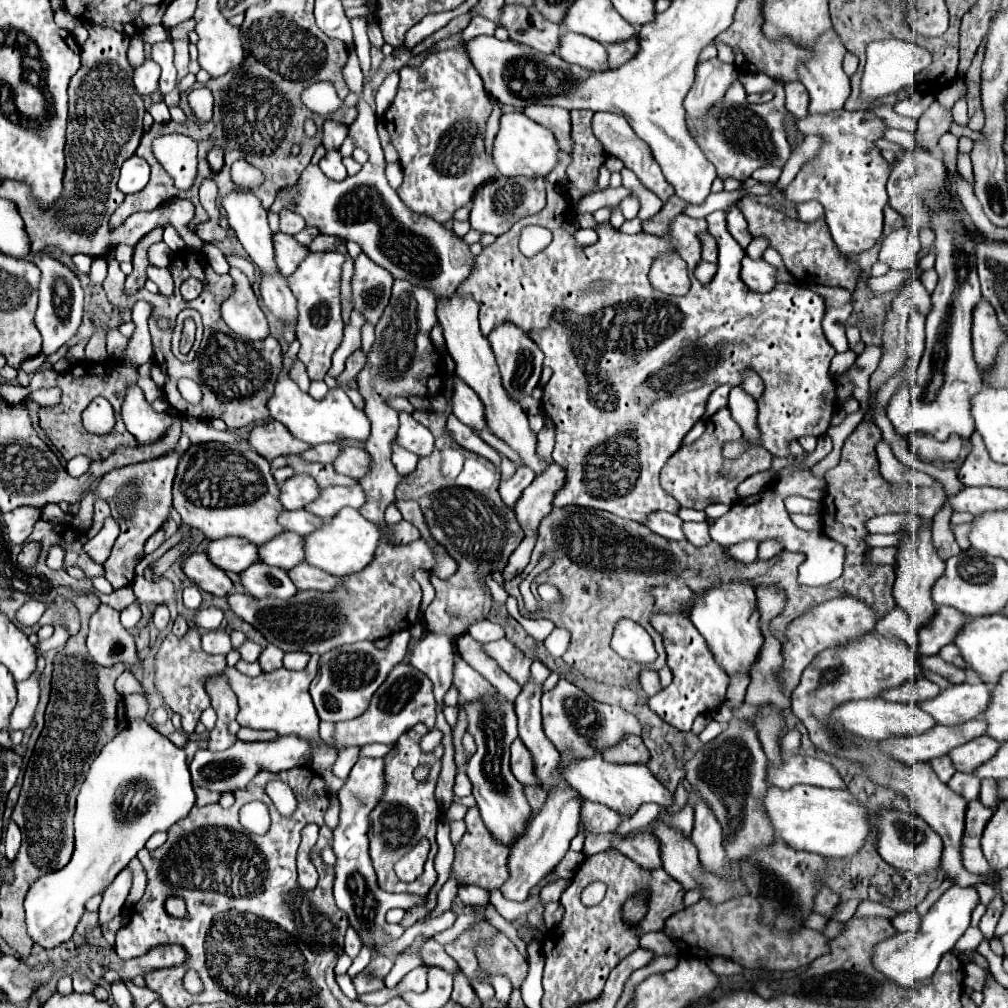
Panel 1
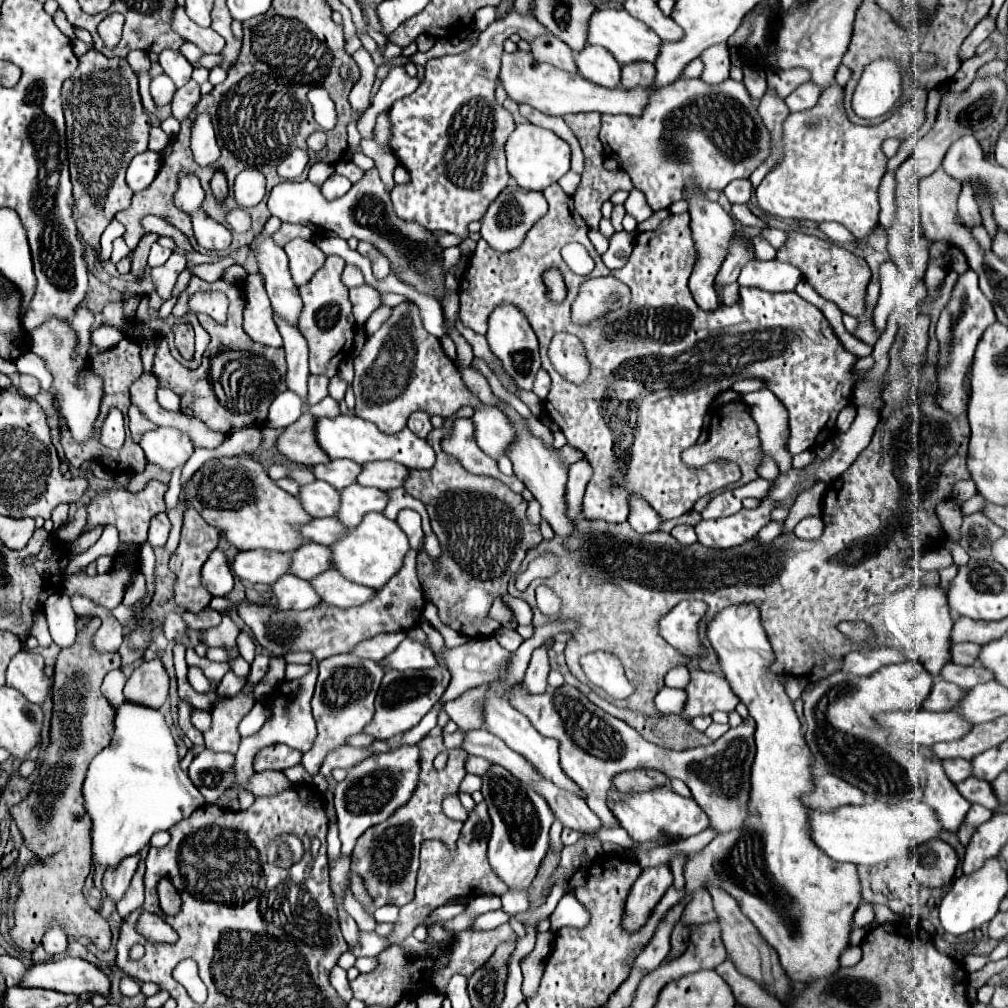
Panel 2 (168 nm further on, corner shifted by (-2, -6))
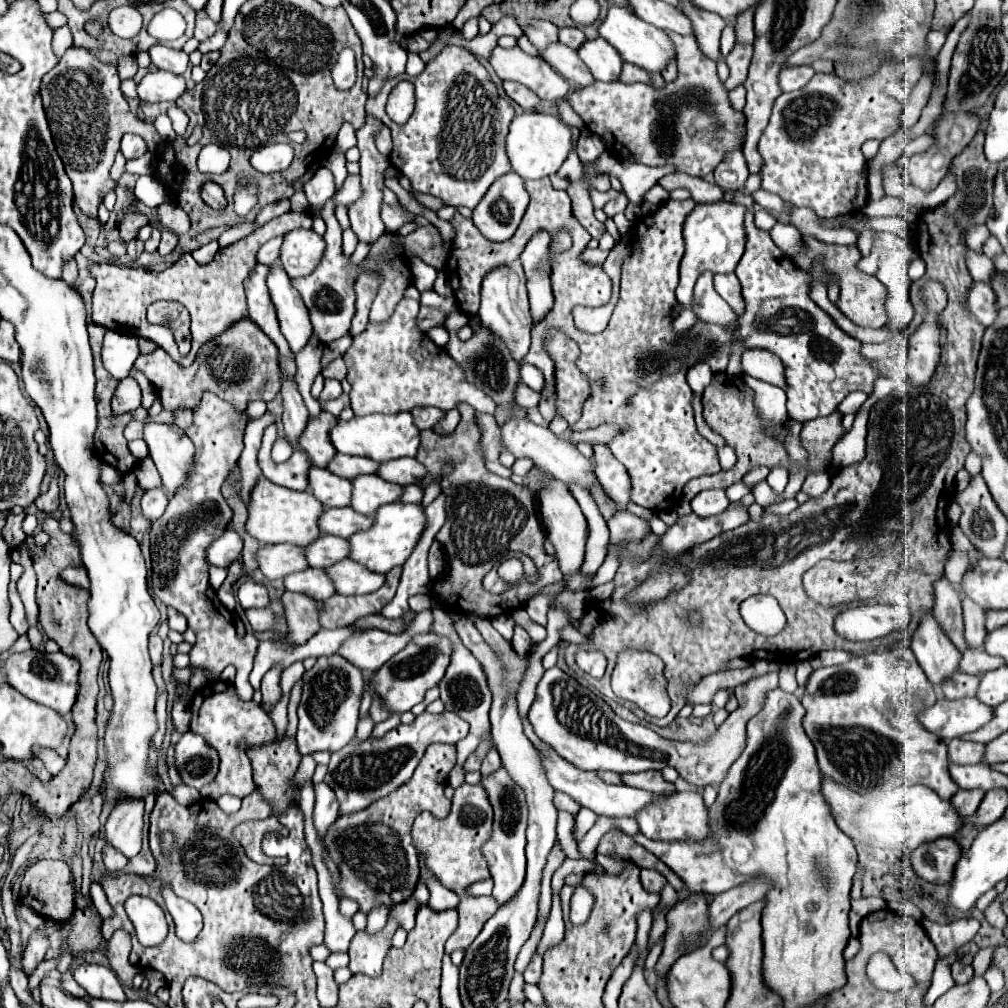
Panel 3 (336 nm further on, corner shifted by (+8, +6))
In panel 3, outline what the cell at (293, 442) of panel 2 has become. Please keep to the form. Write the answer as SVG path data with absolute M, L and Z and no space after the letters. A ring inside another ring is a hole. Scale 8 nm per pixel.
M322 411L320 417L310 419L306 431L300 437L300 445L310 455L312 463L320 469L326 469L336 455L336 447L330 441L330 429L336 425L336 417L328 411Z

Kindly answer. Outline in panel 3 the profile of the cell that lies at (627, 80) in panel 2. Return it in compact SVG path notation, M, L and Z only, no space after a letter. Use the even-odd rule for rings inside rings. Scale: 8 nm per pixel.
M624 63L624 67L622 67L620 81L622 83L648 83L648 85L652 83L650 75L644 73L644 69L640 69L636 65L628 65L628 63Z

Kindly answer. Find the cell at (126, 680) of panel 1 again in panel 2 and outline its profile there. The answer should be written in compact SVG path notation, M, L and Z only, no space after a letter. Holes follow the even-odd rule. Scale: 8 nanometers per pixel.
M120 669L110 671L106 675L106 679L102 683L102 693L110 701L110 705L114 705L114 707L122 705L122 701L124 701L124 695L122 695L124 685L126 685L126 675Z

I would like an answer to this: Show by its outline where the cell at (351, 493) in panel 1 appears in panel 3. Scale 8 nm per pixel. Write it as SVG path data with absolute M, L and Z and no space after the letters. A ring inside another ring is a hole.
M378 475L356 477L352 479L352 485L354 485L352 509L356 509L358 513L366 513L366 515L376 513L380 505L396 503L404 493L402 485L384 481Z

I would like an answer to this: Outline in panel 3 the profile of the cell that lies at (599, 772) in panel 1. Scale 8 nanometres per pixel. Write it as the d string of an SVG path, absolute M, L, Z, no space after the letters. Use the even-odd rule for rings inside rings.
M674 793L670 797L658 795L656 803L648 805L636 815L636 821L640 825L640 831L648 839L660 839L660 841L704 841L710 835L708 827L708 809L698 793Z

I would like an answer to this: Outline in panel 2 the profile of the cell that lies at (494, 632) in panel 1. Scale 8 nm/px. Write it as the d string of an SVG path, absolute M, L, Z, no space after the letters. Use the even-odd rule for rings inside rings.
M498 629L496 633L494 633L494 637L496 637L496 641L504 647L504 649L508 649L508 651L516 651L518 647L520 647L520 643L524 641L516 631L512 631L512 629Z

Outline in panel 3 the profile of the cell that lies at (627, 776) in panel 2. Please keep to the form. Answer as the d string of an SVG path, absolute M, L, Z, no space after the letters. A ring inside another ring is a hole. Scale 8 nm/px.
M642 771L642 773L626 773L622 775L624 783L636 789L646 789L654 795L672 795L676 791L674 783L664 781L660 771Z

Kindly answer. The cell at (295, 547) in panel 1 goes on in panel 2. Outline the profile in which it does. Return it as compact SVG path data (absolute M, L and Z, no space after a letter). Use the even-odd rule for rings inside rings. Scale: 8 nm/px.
M306 543L292 551L290 573L300 579L312 579L318 573L330 569L330 549L318 543Z

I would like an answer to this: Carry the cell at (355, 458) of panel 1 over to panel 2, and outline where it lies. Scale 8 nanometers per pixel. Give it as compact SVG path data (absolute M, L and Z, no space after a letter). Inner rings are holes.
M370 461L370 463L362 465L362 471L356 477L356 483L364 485L364 487L376 487L376 489L388 491L394 487L402 487L406 473L408 473L408 467L404 467L400 463Z

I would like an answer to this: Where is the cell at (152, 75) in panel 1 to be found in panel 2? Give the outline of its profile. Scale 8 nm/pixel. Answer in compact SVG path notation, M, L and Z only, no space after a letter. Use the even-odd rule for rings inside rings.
M164 73L158 75L158 77L154 77L152 83L150 83L150 95L152 95L152 99L154 99L154 103L156 103L158 107L170 103L174 91L176 91L174 83L172 83L172 81L168 79L168 75L164 75Z

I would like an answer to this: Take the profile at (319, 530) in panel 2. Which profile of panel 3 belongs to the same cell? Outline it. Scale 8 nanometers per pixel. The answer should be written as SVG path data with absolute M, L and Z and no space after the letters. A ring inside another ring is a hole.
M352 507L344 509L326 509L320 517L320 531L336 537L350 537L358 531L370 529L374 523L372 517L356 513Z

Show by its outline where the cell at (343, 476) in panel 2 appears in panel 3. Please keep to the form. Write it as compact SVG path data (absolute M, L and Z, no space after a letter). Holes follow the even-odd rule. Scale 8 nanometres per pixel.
M338 453L332 463L328 465L328 471L344 477L344 479L354 479L358 475L374 475L378 473L378 465L372 459L366 457L352 457L352 455L342 455Z

